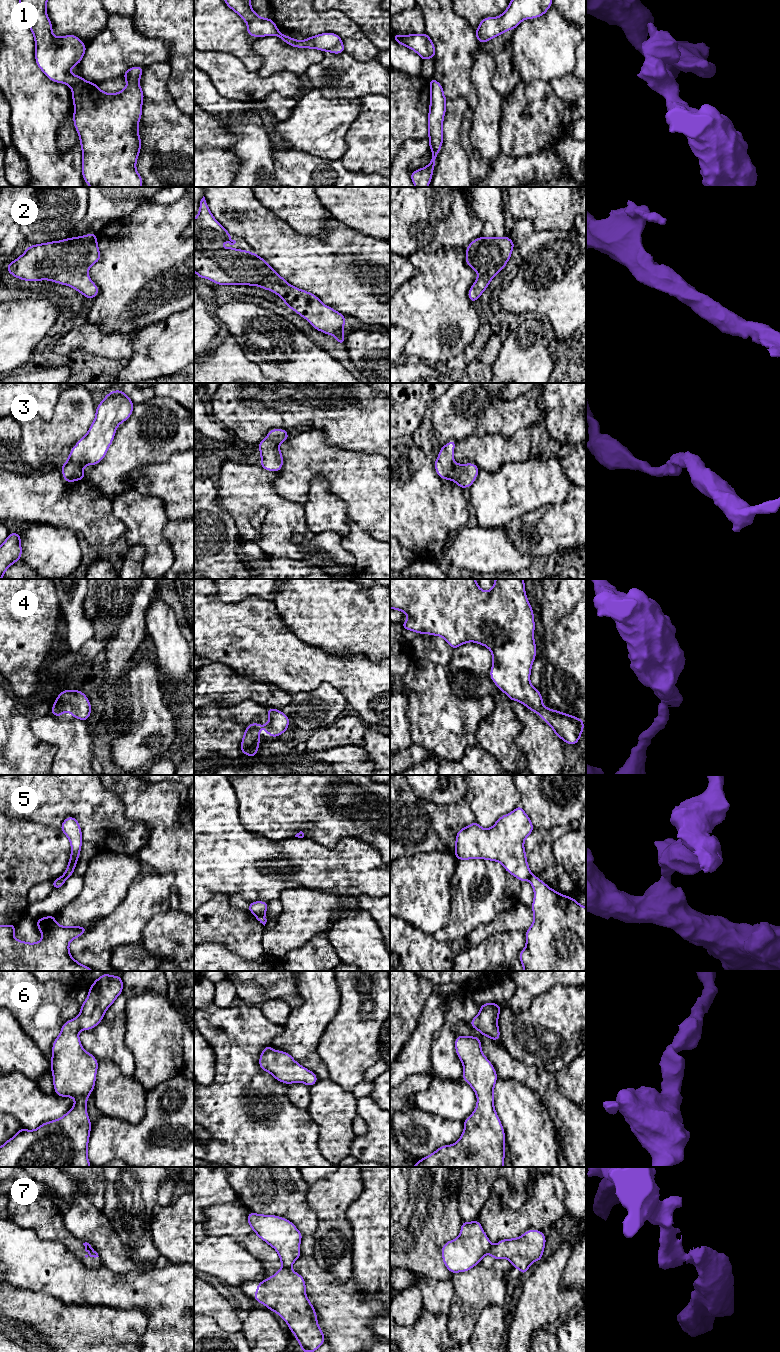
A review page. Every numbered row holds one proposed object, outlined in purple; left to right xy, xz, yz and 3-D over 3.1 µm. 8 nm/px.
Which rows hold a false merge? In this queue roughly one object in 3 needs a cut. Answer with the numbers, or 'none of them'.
1, 5, 7

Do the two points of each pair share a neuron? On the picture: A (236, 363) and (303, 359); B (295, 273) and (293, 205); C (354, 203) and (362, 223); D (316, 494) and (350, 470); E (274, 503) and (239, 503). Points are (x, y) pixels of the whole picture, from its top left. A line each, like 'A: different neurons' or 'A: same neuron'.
A: different neurons
B: different neurons
C: same neuron
D: different neurons
E: same neuron

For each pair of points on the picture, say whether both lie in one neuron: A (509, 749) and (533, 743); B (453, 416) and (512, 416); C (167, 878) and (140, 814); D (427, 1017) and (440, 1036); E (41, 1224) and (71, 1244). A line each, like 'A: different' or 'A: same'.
A: different
B: same
C: different
D: different
E: same

